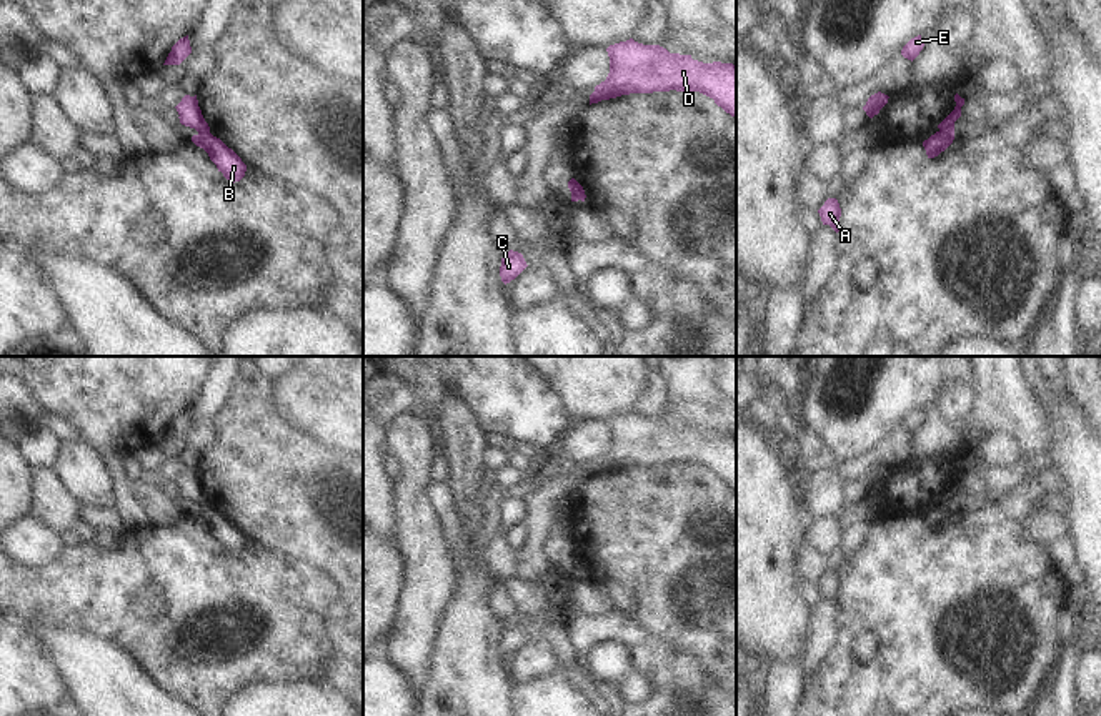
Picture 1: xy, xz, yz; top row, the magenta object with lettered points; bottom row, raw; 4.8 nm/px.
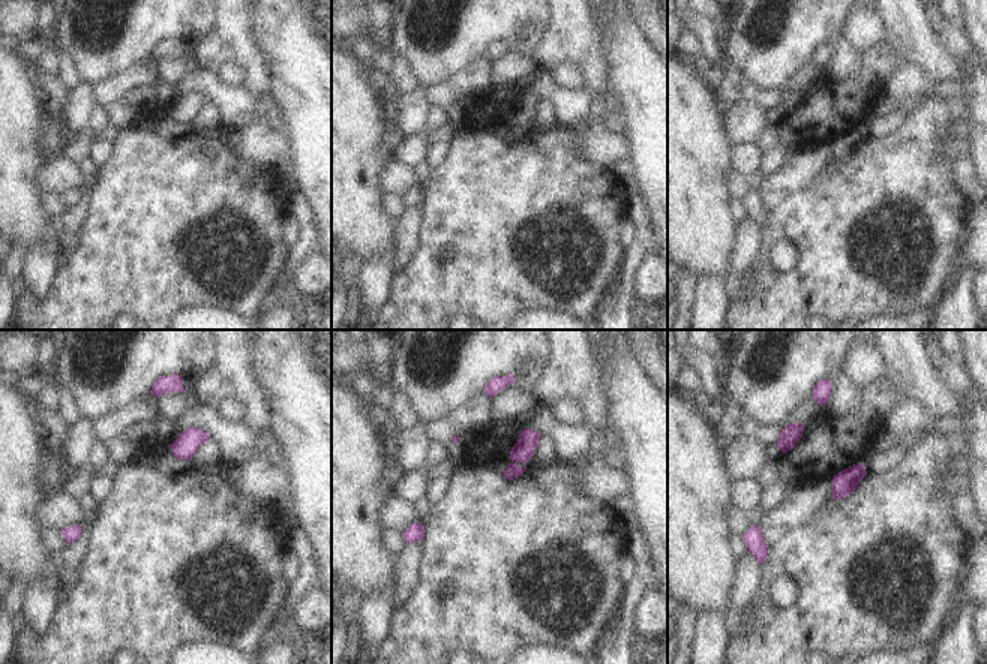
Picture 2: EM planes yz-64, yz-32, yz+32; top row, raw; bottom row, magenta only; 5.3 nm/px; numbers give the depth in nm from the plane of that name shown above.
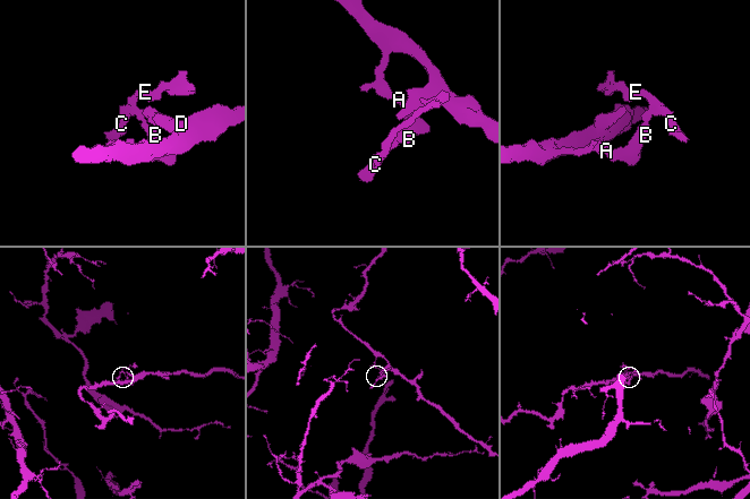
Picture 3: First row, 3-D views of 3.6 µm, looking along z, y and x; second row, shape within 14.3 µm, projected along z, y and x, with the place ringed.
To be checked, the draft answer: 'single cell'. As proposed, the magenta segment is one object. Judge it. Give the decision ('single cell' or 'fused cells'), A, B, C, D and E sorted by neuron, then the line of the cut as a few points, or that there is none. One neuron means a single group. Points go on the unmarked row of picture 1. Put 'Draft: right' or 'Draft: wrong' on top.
Draft: wrong
fused cells | A B D / C E | yz (940, 503), (953, 508)

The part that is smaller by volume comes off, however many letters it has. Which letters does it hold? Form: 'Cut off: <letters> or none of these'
Cut off: C, E

